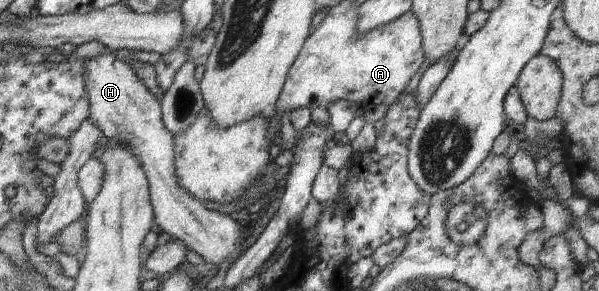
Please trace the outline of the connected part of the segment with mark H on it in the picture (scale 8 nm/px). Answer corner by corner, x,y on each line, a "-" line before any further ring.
108,49
96,59
84,64
85,92
89,105
89,122
92,122
107,139
124,140
141,163
146,174
155,222
160,230
194,250
206,263
220,265
240,257
244,241
242,227
230,215
206,209
202,202
179,186
174,167
174,136
164,127
160,102
137,78
131,64
114,56

